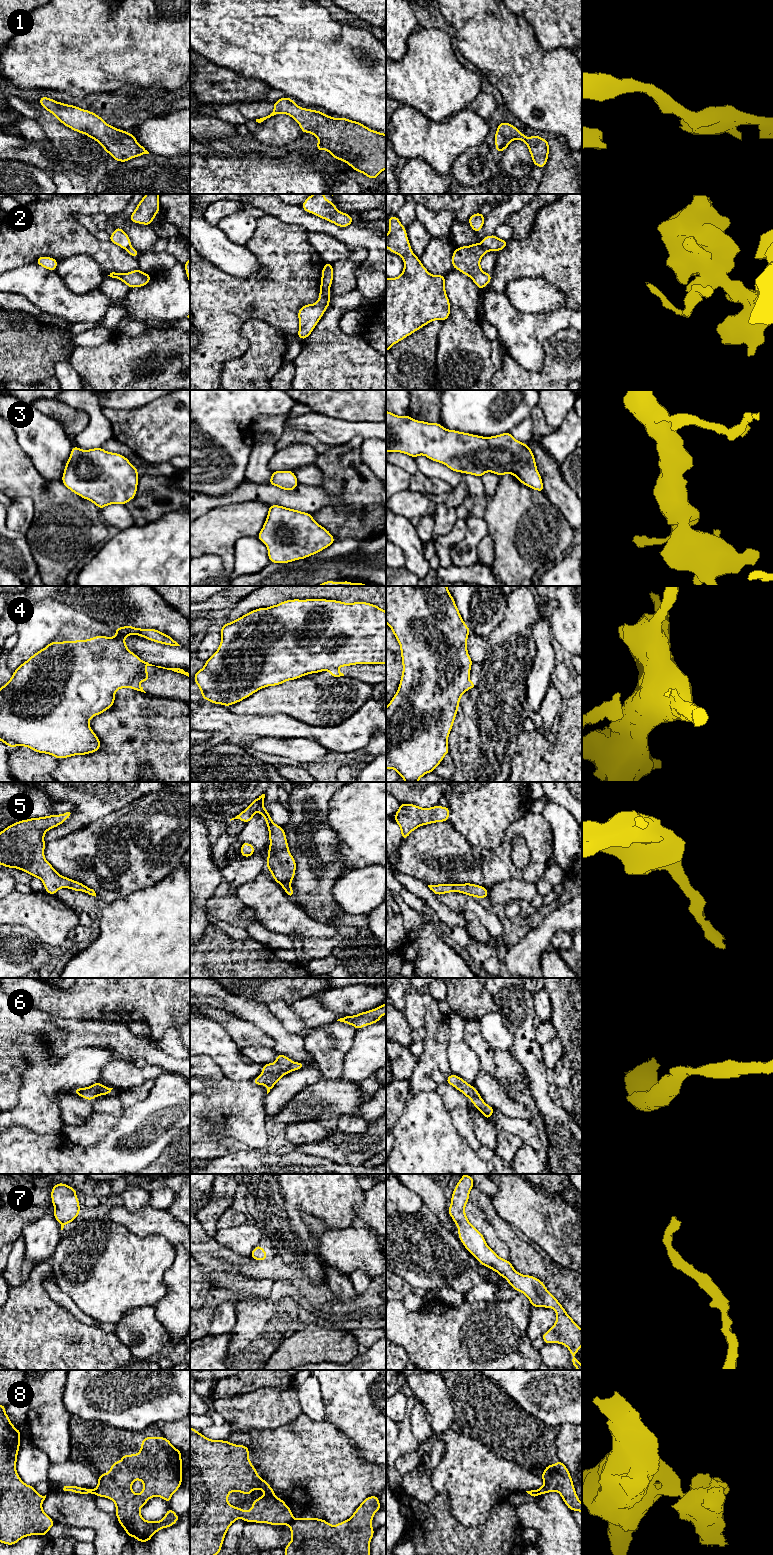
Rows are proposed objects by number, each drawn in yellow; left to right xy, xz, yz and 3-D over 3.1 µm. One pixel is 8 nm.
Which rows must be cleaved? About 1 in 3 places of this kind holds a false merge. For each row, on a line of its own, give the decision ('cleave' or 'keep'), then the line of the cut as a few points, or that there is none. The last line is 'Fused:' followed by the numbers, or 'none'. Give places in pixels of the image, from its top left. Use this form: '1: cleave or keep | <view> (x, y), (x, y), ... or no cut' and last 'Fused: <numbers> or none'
1: keep | no cut
2: cleave | xz (320, 289), (329, 297)
3: keep | no cut
4: cleave | xy (144, 667), (141, 673), (141, 681)
5: keep | no cut
6: keep | no cut
7: keep | no cut
8: cleave | xz (293, 1519), (288, 1524)
Fused: 2, 4, 8

